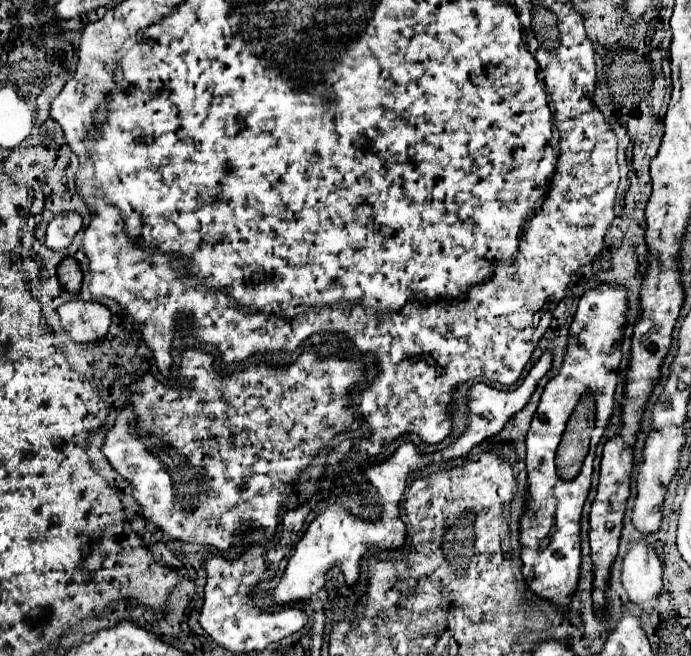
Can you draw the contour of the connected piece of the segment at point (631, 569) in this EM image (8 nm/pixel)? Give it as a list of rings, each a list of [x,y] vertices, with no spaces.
[[[636,533],[622,561],[622,585],[632,603],[652,611],[654,599],[662,589],[662,567],[652,547],[650,535]]]

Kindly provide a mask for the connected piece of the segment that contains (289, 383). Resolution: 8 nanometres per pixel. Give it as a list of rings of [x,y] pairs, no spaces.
[[[188,349],[182,353],[180,363],[182,387],[166,387],[152,375],[136,381],[132,385],[134,395],[126,411],[116,417],[102,453],[130,481],[134,499],[142,505],[142,515],[148,521],[156,523],[170,537],[228,549],[236,541],[234,535],[248,529],[250,523],[254,527],[266,527],[268,535],[274,535],[278,511],[286,503],[298,471],[310,465],[312,457],[336,433],[342,433],[346,427],[358,427],[346,409],[346,395],[348,389],[362,381],[362,363],[334,357],[320,359],[314,351],[304,351],[286,369],[252,365],[244,371],[220,375],[212,363],[214,359],[208,353]]]

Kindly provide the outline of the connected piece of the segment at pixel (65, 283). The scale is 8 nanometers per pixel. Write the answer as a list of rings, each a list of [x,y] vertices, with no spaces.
[[[64,259],[58,265],[58,281],[60,281],[62,289],[68,291],[70,295],[78,295],[80,293],[82,273],[80,273],[80,267],[78,267],[76,259]]]

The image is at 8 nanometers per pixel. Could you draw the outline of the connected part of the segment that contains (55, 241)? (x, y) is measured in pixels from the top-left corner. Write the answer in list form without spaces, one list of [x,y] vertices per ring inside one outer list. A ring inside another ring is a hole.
[[[78,213],[56,215],[48,225],[46,247],[52,251],[64,251],[66,247],[70,247],[72,239],[80,231],[80,227],[82,227],[82,217]]]

